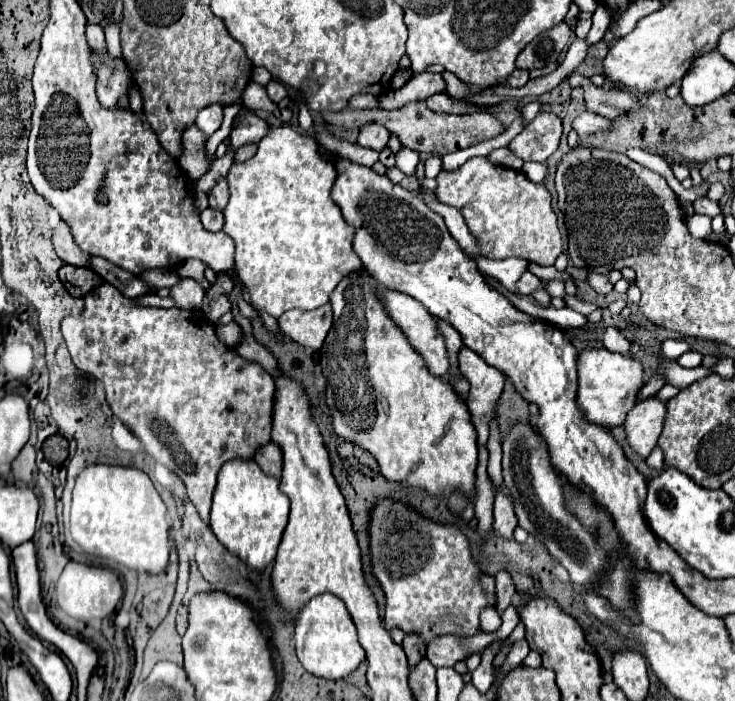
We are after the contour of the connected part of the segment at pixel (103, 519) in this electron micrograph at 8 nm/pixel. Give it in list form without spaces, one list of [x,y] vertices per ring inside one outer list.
[[[90,464],[78,474],[72,496],[70,532],[84,552],[110,558],[132,570],[158,574],[168,564],[168,528],[166,506],[142,470]]]

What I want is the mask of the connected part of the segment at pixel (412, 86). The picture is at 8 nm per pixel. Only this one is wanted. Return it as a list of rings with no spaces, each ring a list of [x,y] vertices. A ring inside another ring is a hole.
[[[422,72],[422,74],[414,74],[402,88],[388,92],[384,96],[378,96],[378,102],[380,102],[380,108],[394,110],[394,108],[402,108],[402,104],[408,104],[414,100],[426,100],[434,94],[442,94],[444,90],[446,90],[446,82],[440,74]]]

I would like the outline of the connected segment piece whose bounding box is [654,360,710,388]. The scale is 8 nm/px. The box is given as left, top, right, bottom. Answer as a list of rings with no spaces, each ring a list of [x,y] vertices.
[[[660,360],[654,370],[664,370],[666,380],[670,384],[680,386],[680,388],[686,388],[692,382],[700,380],[702,376],[708,376],[710,374],[710,370],[704,368],[704,366],[698,366],[698,368],[682,368],[678,362],[672,362],[672,360]]]

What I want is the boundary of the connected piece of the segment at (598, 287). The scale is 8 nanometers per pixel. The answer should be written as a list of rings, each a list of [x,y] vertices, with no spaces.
[[[590,272],[590,274],[588,274],[588,284],[590,284],[598,294],[608,294],[608,292],[612,292],[612,284],[610,284],[608,276],[604,276],[604,274]]]

